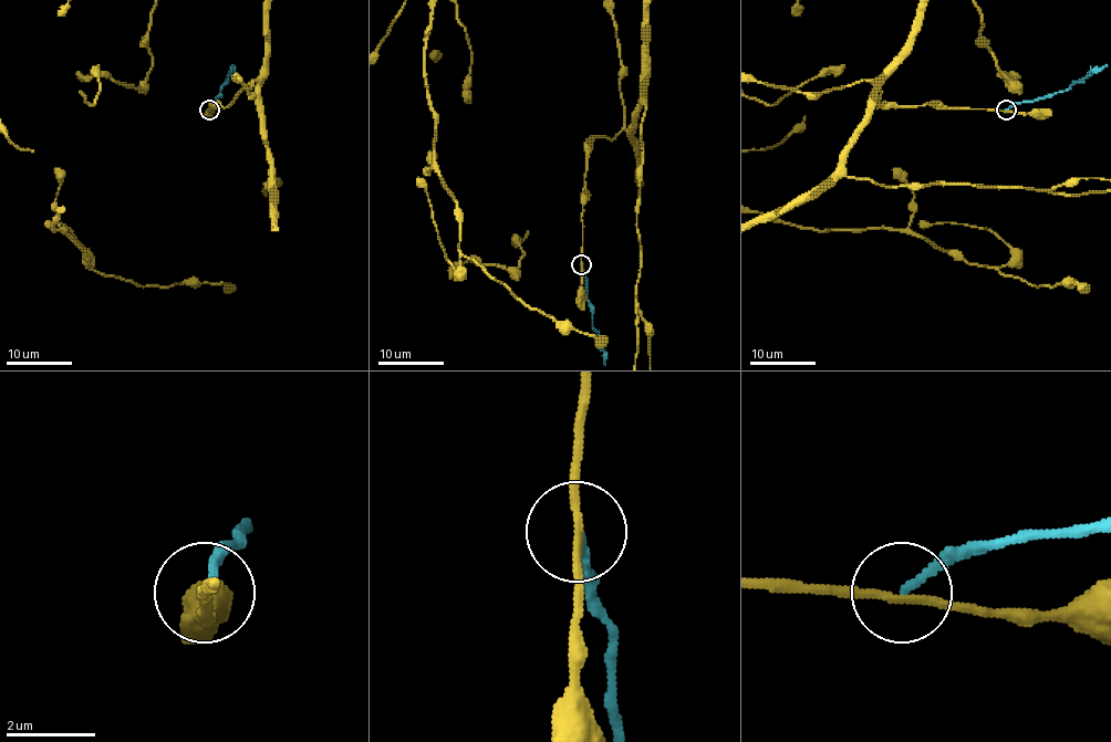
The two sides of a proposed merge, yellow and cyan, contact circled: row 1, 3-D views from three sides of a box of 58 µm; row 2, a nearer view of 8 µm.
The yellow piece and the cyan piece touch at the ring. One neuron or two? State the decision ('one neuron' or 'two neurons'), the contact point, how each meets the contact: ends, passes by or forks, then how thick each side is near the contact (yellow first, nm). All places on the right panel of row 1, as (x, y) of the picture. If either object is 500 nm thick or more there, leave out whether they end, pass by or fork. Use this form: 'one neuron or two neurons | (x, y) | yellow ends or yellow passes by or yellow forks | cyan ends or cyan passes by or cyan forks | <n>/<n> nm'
two neurons | (1006, 110) | yellow passes by | cyan ends | 180/160 nm

